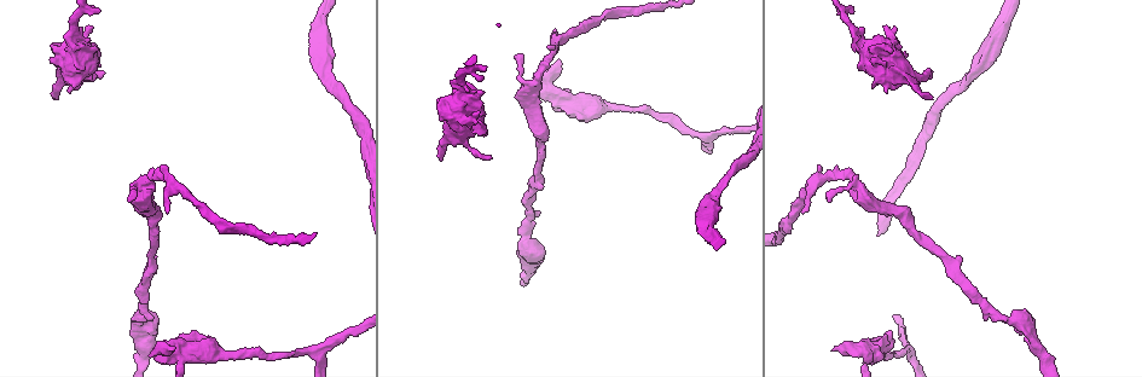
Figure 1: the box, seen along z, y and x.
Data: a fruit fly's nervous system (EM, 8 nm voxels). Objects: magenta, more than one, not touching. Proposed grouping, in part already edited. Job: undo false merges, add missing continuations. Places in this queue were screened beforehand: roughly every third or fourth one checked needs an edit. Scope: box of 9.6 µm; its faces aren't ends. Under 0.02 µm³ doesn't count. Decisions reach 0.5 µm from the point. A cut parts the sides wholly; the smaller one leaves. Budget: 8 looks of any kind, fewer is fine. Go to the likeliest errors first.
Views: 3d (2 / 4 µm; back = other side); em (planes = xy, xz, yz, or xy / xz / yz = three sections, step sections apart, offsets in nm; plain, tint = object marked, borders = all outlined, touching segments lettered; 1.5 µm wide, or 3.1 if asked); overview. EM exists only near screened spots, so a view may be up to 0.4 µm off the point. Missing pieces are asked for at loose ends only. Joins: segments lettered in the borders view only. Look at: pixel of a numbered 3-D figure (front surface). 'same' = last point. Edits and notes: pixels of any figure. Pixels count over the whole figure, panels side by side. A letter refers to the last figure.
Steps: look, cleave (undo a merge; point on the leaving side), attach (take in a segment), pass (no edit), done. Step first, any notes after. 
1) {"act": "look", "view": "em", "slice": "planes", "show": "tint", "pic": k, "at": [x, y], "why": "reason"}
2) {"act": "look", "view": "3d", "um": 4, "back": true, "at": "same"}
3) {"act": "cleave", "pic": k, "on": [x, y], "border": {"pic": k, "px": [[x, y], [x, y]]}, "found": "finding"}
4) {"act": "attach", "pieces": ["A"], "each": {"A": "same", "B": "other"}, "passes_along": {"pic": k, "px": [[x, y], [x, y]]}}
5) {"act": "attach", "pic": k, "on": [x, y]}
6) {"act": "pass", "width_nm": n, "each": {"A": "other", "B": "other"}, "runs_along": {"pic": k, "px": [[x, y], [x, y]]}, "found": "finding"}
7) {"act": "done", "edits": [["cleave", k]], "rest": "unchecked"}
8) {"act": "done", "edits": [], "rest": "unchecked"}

{"act": "look", "view": "em", "slice": "xy", "step": 4, "show": "tint", "pic": 1, "at": [174, 350]}

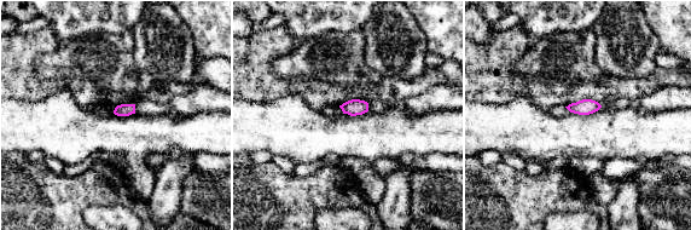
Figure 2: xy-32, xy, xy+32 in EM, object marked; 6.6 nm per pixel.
{"act": "look", "view": "em", "slice": "planes", "show": "borders", "at": "same", "why": "another direction"}

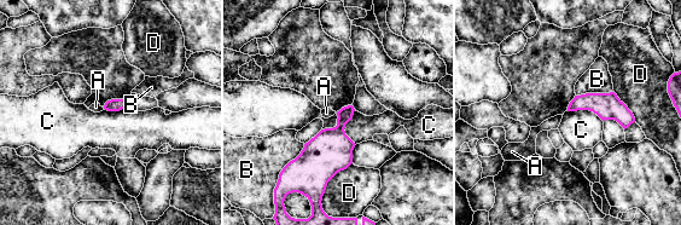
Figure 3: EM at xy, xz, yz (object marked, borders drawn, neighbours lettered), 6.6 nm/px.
{"act": "pass", "each": {"A": "other", "B": "other", "C": "other", "D": "other"}, "border": {"pic": 3, "px": [[568, 110], [592, 110], [603, 121]]}, "found": "none of them fits"}

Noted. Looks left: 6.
{"act": "look", "view": "em", "slice": "planes", "show": "borders", "pic": 1, "at": [828, 198]}

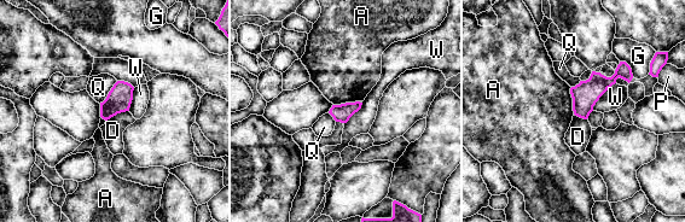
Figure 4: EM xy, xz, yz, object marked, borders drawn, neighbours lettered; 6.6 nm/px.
{"act": "pass", "longest_contact_nm": ["W", 240], "each": {"A": "other", "D": "other", "G": "other", "P": "other", "Q": "other", "W": "other"}, "found": "no lettered segment goes on from it"}

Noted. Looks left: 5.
{"act": "look", "view": "em", "slice": "planes", "show": "tint", "pic": 1, "at": [1008, 319], "why": "calibre changes"}

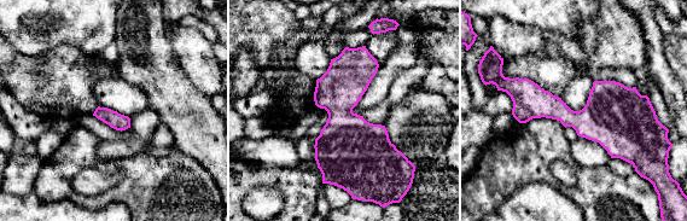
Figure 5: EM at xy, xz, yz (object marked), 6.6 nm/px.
{"act": "look", "view": "em", "slice": "planes", "show": "borders", "at": "same"}

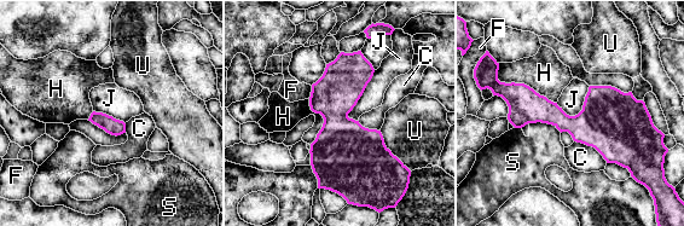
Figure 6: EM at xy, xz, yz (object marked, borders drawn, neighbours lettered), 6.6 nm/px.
{"act": "pass", "each": {"C": "other", "F": "other", "H": "other", "J": "other", "S": "other", "U": "other"}, "border": {"pic": 6, "px": [[375, 70], [348, 114], [349, 119]]}, "found": "all the same neuron"}

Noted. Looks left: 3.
{"act": "done", "edits": [], "rest": "unchecked"}

